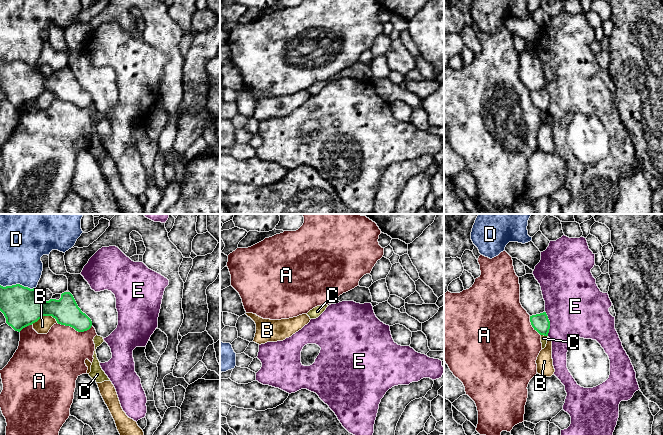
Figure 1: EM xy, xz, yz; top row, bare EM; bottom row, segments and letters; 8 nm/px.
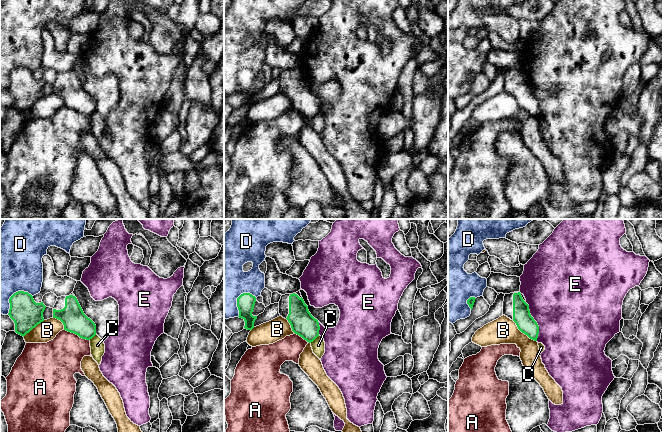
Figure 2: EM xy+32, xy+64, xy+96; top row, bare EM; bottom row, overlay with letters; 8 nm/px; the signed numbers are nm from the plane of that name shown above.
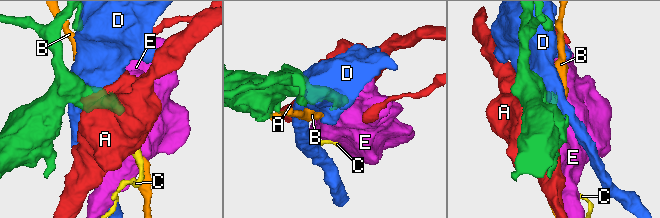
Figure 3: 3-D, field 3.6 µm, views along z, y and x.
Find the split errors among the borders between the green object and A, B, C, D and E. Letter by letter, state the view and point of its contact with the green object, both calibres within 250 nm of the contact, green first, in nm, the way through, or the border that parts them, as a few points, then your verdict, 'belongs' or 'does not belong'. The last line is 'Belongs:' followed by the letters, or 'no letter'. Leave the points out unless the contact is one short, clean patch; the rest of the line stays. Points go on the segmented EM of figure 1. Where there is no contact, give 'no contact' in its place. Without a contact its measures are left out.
A: meets green in xy at (74, 328); 200 nm thick on the green side, 400 nm on the other; does not belong
B: meets green in xy at (44, 315); 320 nm thick on the green side, 120 nm on the other; does not belong
C: meets green in yz at (544, 335); 140 nm thick on the green side, 50 nm on the other; border along yz (541, 334), (547, 336); does not belong
D: meets green in xy at (18, 284); 320 nm thick on the green side, 340 nm on the other; does not belong
E: meets green in yz at (549, 323); 140 nm thick on the green side, 480 nm on the other; border along yz (545, 311), (549, 321), (548, 335); does not belong
Belongs: no letter

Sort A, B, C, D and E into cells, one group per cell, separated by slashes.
A / B / C / D / E

